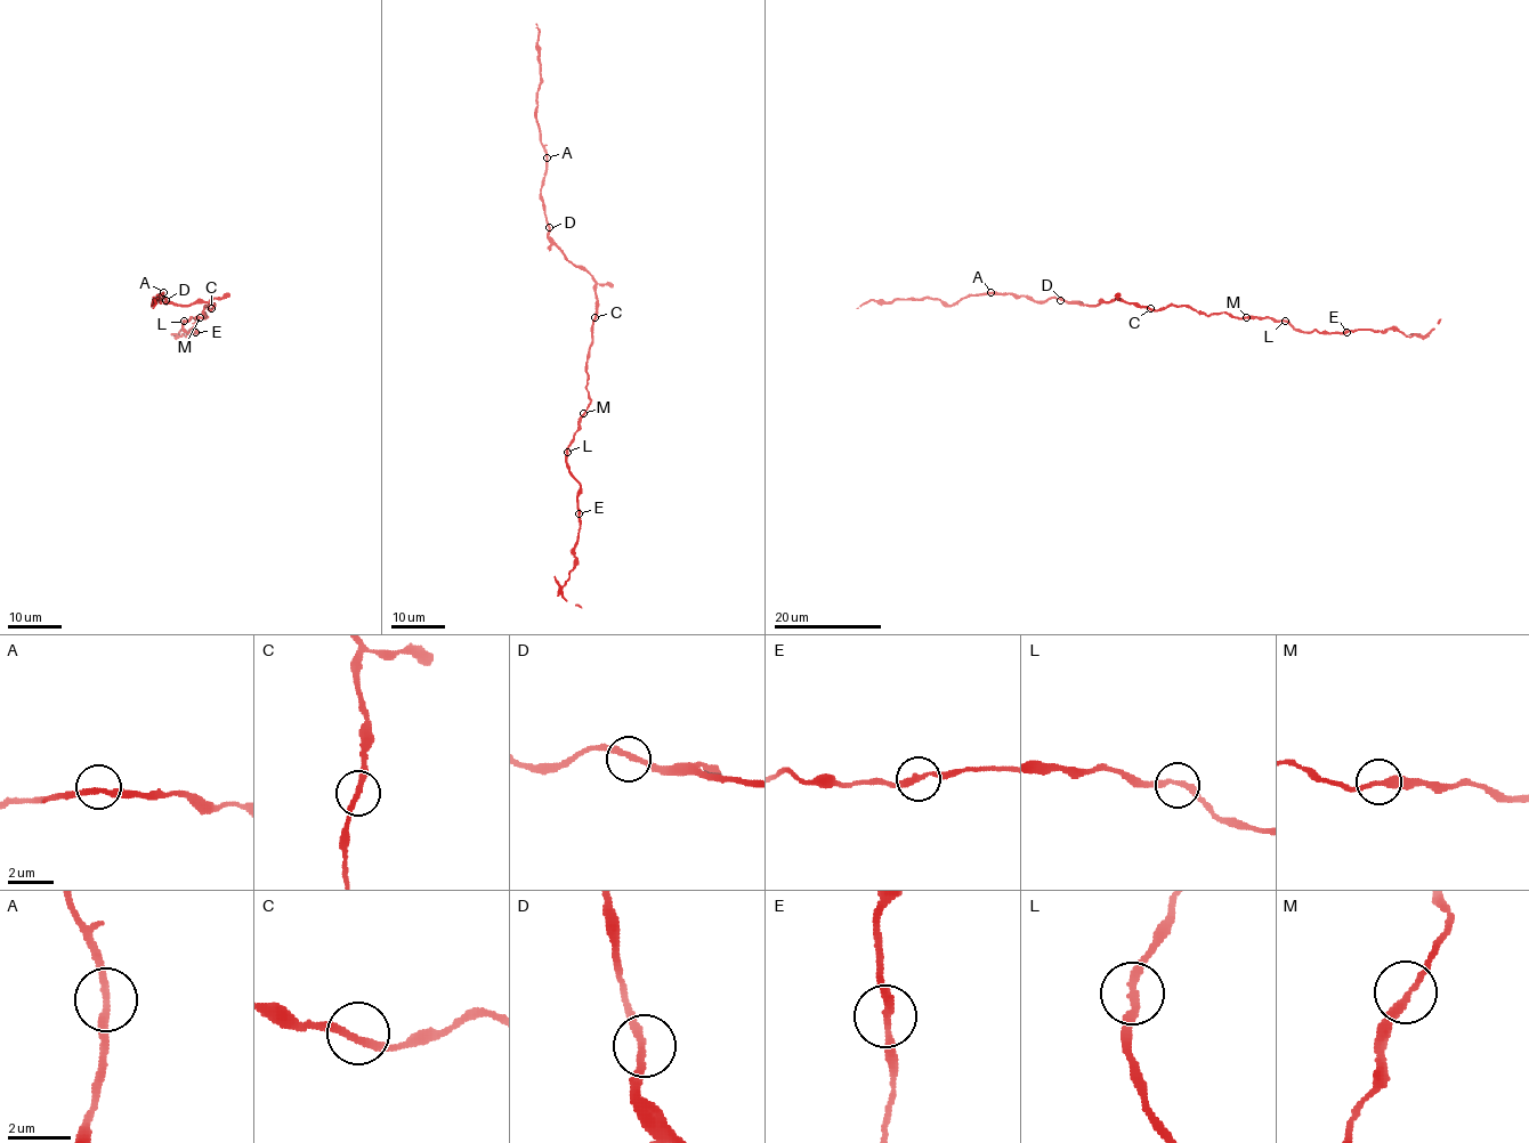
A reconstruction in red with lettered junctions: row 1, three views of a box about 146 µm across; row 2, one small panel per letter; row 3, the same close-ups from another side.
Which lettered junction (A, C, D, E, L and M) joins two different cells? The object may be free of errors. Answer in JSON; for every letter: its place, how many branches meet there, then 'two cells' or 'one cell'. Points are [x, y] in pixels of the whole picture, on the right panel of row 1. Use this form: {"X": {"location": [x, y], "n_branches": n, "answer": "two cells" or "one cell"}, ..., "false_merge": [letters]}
{"A": {"location": [990, 292], "n_branches": 2, "answer": "one cell"}, "C": {"location": [1150, 308], "n_branches": 2, "answer": "one cell"}, "D": {"location": [1060, 300], "n_branches": 2, "answer": "one cell"}, "E": {"location": [1347, 332], "n_branches": 2, "answer": "two cells"}, "L": {"location": [1285, 321], "n_branches": 2, "answer": "one cell"}, "M": {"location": [1246, 317], "n_branches": 2, "answer": "one cell"}, "false_merge": ["E"]}

